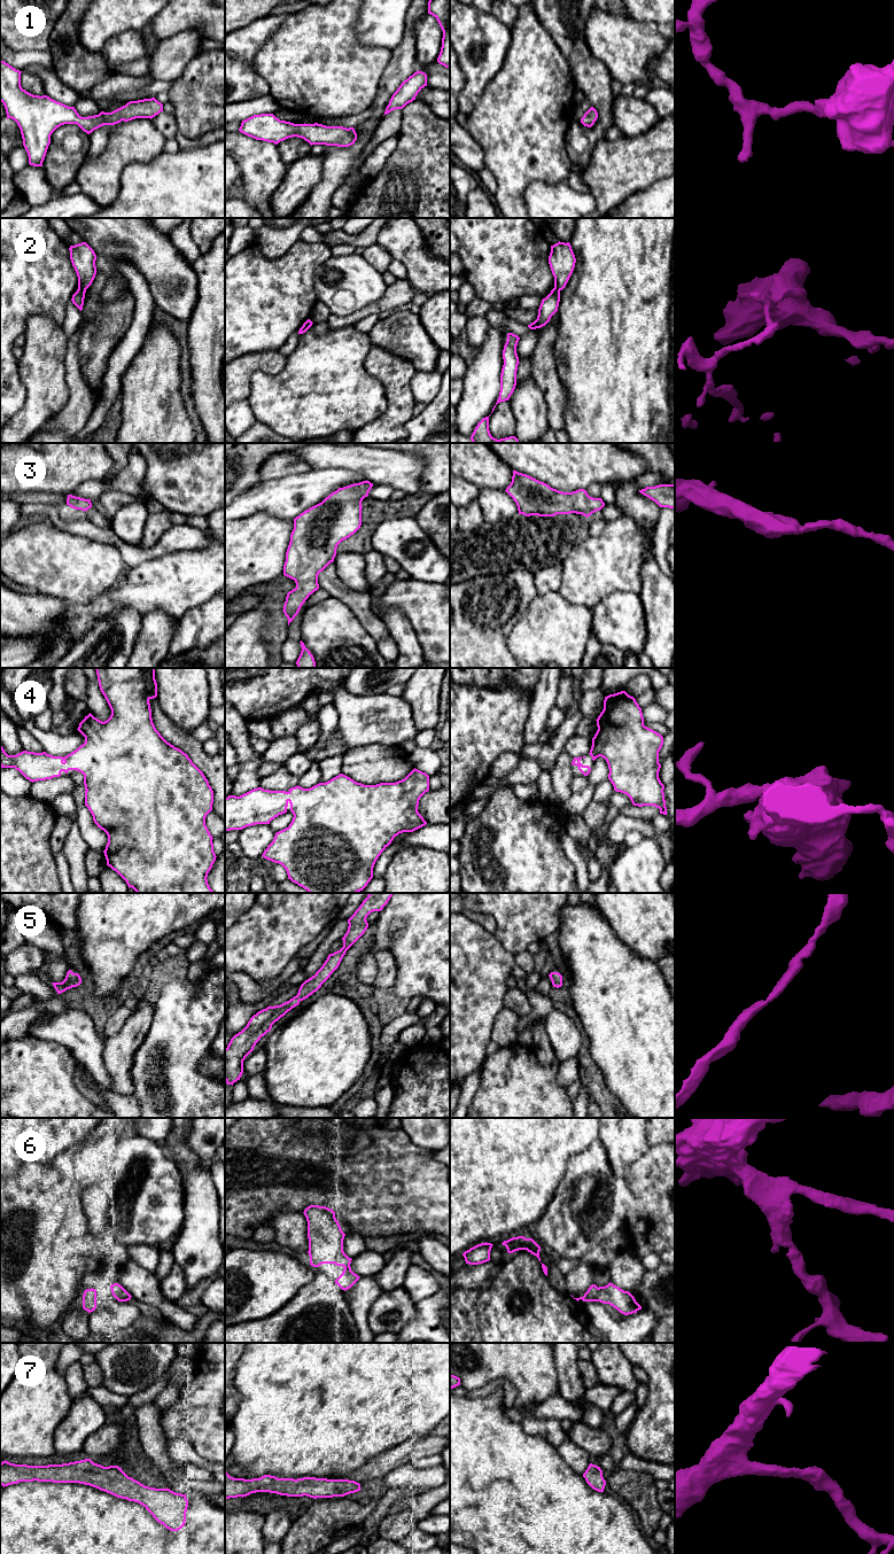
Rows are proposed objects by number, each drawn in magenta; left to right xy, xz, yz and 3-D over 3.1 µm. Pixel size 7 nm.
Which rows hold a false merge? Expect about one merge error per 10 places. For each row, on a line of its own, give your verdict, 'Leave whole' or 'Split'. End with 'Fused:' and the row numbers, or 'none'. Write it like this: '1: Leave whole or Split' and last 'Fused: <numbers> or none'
1: Leave whole
2: Split
3: Leave whole
4: Leave whole
5: Leave whole
6: Leave whole
7: Leave whole
Fused: 2

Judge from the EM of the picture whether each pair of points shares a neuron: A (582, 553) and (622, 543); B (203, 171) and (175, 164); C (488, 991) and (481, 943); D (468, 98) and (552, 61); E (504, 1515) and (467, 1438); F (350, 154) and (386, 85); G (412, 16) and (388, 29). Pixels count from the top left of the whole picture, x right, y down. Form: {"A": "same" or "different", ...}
{"A": "same", "B": "same", "C": "same", "D": "different", "E": "same", "F": "same", "G": "different"}

